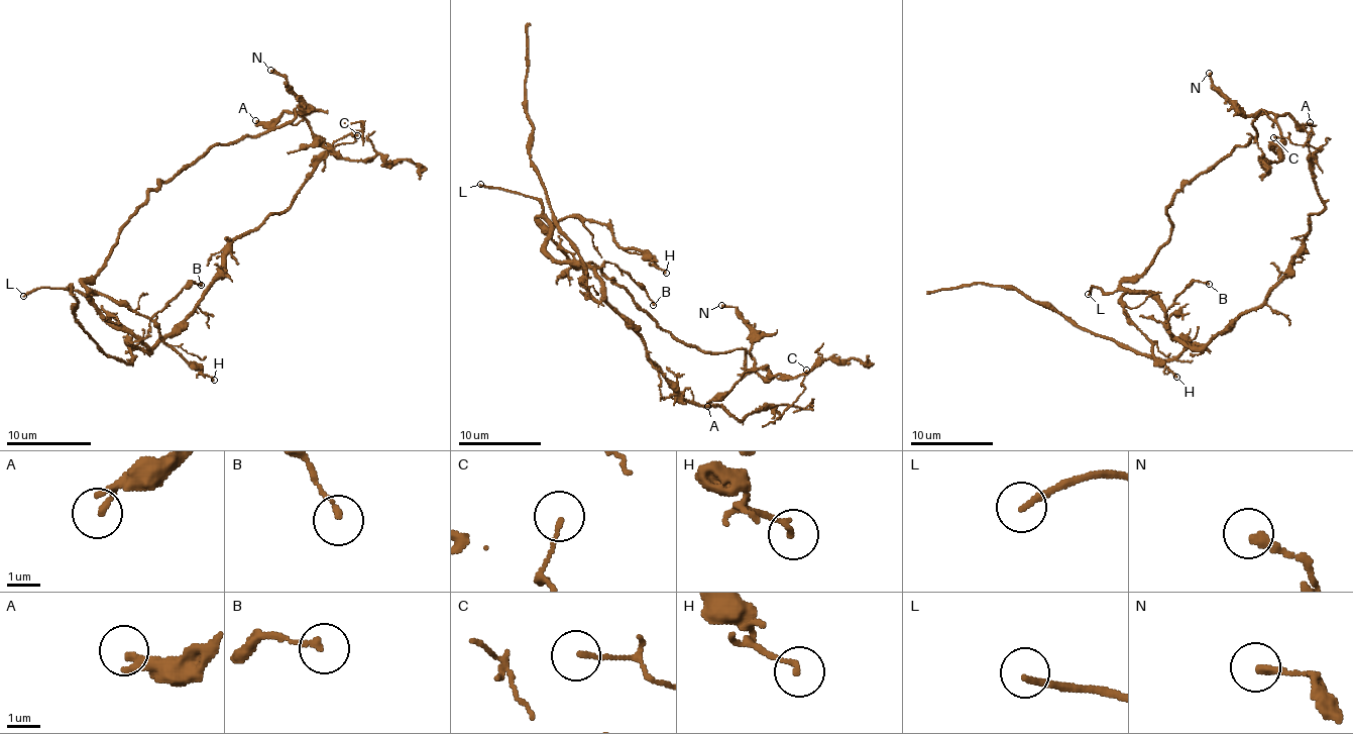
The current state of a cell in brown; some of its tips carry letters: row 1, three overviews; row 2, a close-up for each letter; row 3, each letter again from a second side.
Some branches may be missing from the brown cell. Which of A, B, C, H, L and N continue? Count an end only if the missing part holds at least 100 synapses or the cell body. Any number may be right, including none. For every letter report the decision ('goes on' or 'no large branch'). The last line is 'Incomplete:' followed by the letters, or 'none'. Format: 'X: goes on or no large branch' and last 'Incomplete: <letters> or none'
A: no large branch
B: no large branch
C: no large branch
H: no large branch
L: goes on
N: no large branch
Incomplete: L

